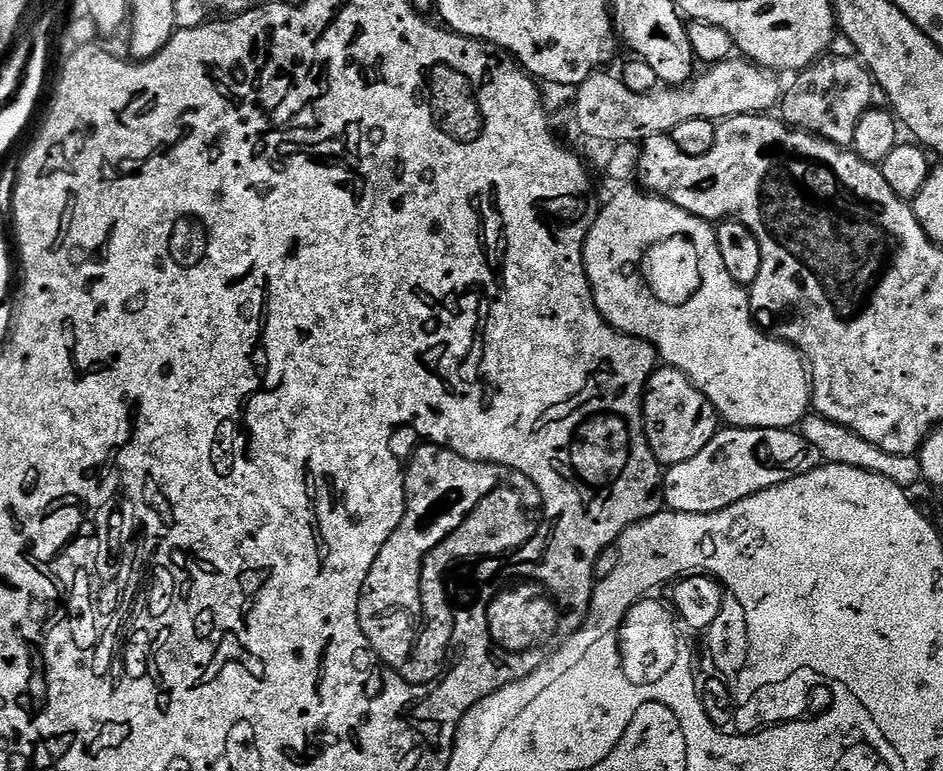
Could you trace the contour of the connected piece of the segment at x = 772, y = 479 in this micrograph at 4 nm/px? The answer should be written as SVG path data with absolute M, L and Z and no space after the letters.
M721 427L716 436L690 462L671 465L662 476L664 503L673 512L706 514L739 504L742 498L750 498L767 488L778 486L795 476L806 474L820 467L822 459L818 450L799 431L786 428L733 428Z

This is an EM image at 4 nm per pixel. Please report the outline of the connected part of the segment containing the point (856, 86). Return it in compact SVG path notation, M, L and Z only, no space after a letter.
M832 55L817 59L811 68L803 69L795 77L796 85L789 92L787 89L783 97L782 116L789 125L802 128L832 144L848 146L854 138L858 122L873 107L874 77L855 55Z

